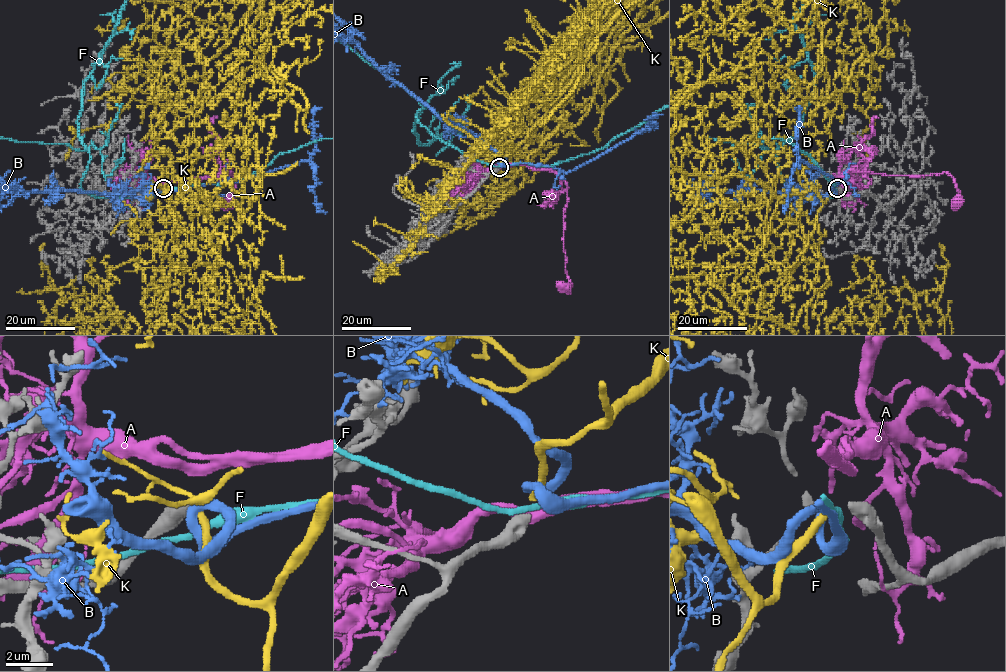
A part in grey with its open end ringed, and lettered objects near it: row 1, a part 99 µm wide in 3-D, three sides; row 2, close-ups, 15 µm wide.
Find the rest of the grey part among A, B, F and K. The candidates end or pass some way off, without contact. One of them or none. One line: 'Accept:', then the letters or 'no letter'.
Accept: K

